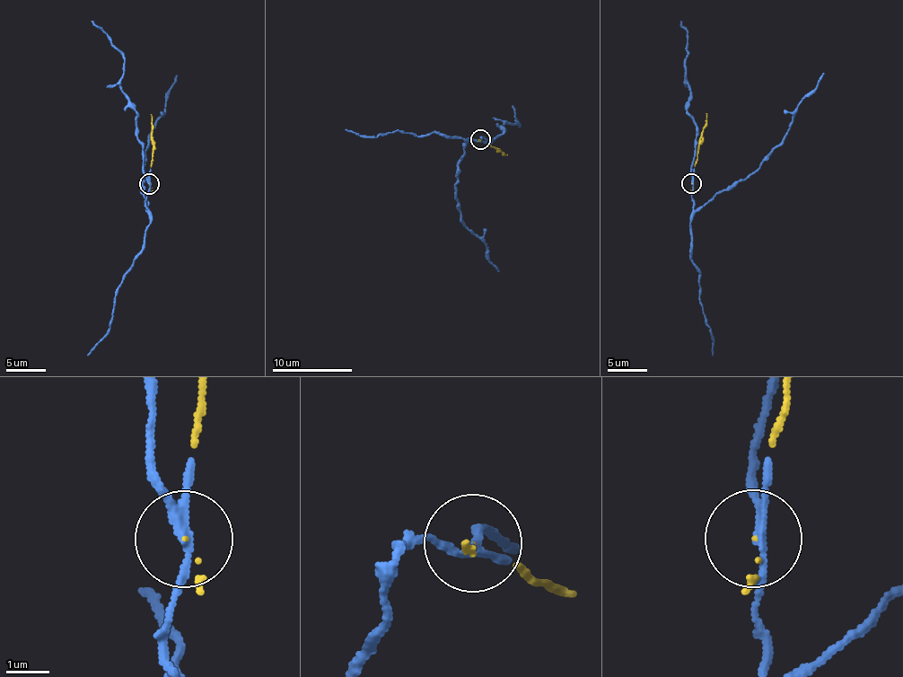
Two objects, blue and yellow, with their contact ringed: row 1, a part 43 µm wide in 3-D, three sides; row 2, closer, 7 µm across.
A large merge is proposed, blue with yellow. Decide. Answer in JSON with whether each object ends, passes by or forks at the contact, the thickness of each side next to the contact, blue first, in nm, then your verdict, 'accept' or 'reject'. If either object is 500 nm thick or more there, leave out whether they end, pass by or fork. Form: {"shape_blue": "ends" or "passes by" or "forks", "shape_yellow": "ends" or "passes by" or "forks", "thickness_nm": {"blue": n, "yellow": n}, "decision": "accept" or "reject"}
{"shape_blue": "forks", "shape_yellow": "ends", "thickness_nm": {"blue": 170, "yellow": 30}, "decision": "reject"}

